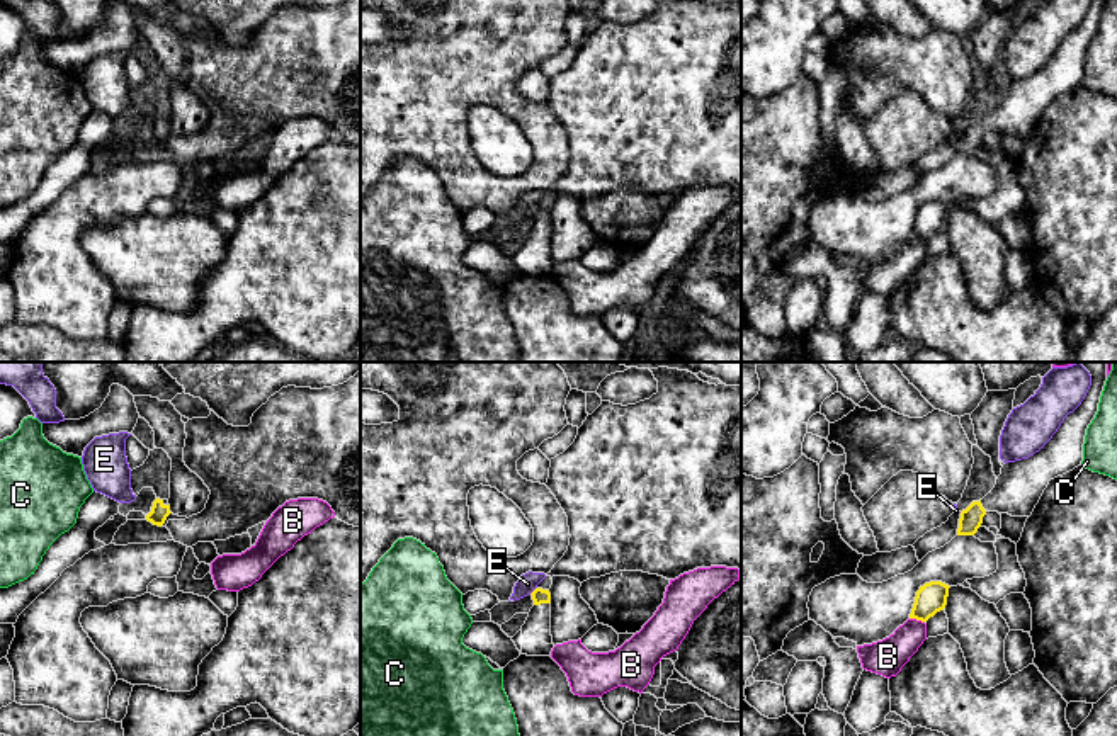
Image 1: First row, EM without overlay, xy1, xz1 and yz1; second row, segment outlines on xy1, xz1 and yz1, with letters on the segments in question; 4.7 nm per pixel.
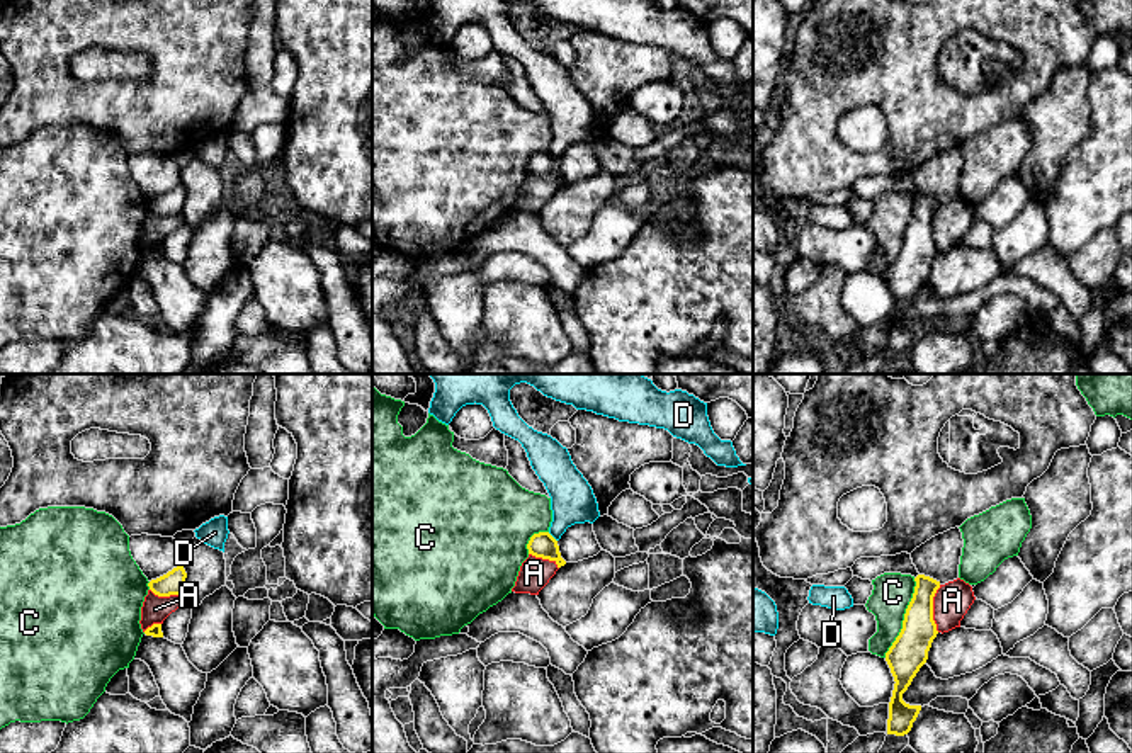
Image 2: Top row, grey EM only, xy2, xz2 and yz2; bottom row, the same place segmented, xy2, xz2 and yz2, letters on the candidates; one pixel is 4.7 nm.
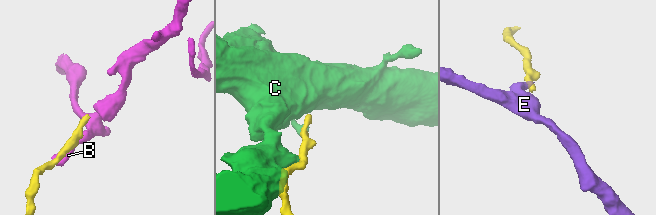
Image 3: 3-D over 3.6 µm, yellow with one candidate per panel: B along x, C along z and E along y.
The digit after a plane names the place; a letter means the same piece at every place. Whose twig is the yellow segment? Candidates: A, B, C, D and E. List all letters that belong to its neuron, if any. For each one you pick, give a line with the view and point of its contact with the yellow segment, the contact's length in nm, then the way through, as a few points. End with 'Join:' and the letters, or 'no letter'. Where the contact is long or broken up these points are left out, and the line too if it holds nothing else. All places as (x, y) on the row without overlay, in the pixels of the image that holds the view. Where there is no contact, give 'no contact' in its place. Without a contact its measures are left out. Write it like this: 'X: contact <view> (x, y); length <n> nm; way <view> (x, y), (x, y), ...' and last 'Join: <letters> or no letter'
Join: no letter

